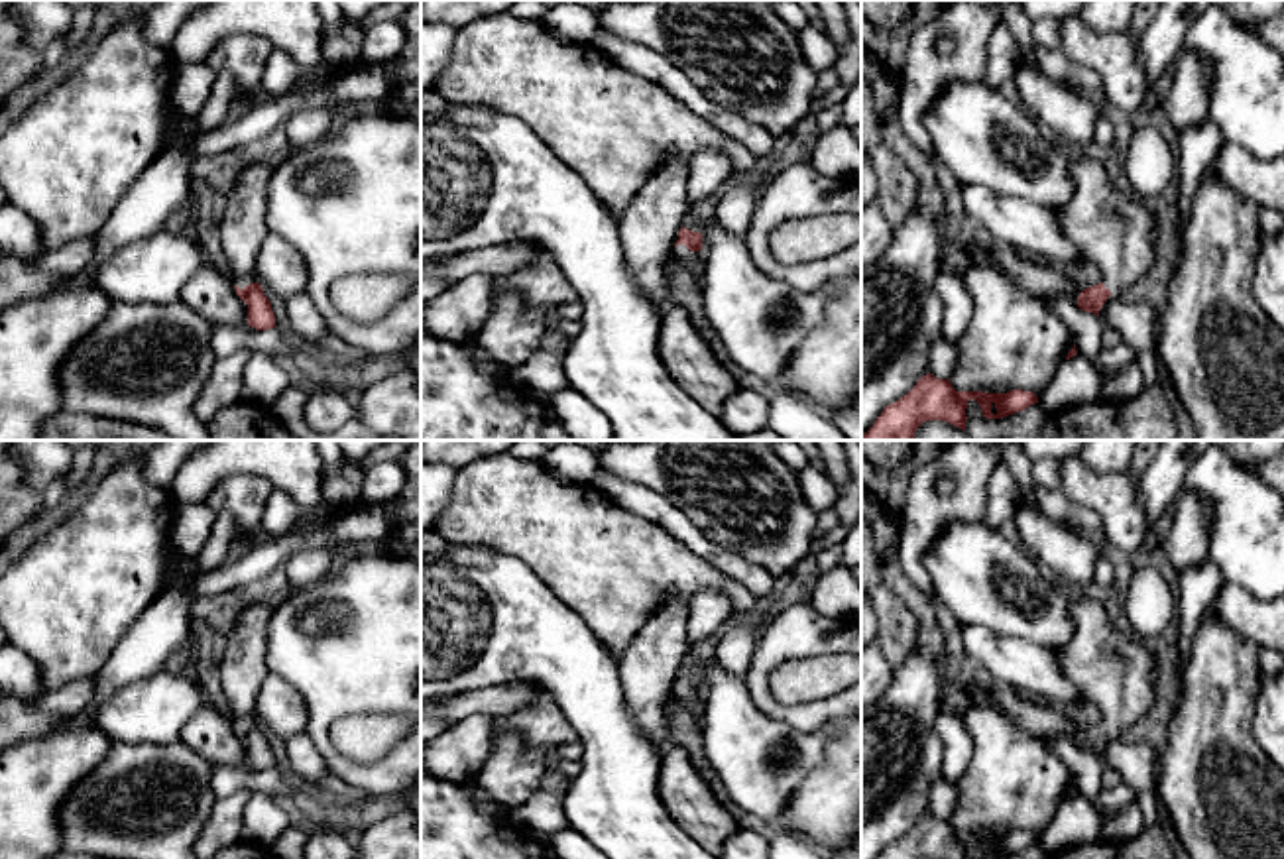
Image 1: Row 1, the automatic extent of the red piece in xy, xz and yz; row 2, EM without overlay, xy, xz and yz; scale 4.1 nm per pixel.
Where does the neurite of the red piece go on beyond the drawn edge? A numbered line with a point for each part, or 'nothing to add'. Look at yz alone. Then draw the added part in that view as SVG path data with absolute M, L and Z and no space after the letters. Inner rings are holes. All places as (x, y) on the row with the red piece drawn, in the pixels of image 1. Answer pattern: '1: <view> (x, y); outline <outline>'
1: yz (1117, 232); outline M1070 157L1072 200L1052 210L1066 238L1103 271L1111 297L1144 279L1156 258L1156 216L1137 195L1123 195L1103 165Z

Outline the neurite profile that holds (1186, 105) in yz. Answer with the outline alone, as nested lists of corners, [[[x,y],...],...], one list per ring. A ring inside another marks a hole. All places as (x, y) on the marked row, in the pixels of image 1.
[[[1182,51],[1176,59],[1172,90],[1166,98],[1166,114],[1180,134],[1186,128],[1201,124],[1207,116],[1207,90],[1211,65],[1194,51]]]

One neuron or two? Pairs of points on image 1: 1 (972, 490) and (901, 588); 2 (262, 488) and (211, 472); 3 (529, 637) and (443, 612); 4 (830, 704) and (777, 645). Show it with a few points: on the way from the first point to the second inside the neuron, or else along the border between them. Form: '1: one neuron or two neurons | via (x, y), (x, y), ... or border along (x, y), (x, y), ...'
1: two neurons | border along (897, 545), (897, 561), (903, 572), (929, 600)
2: two neurons | border along (272, 484), (260, 476), (227, 474), (205, 500)
3: one neuron | via (508, 626), (488, 620), (465, 620)
4: one neuron | via (801, 712), (781, 712), (761, 692), (761, 675)

